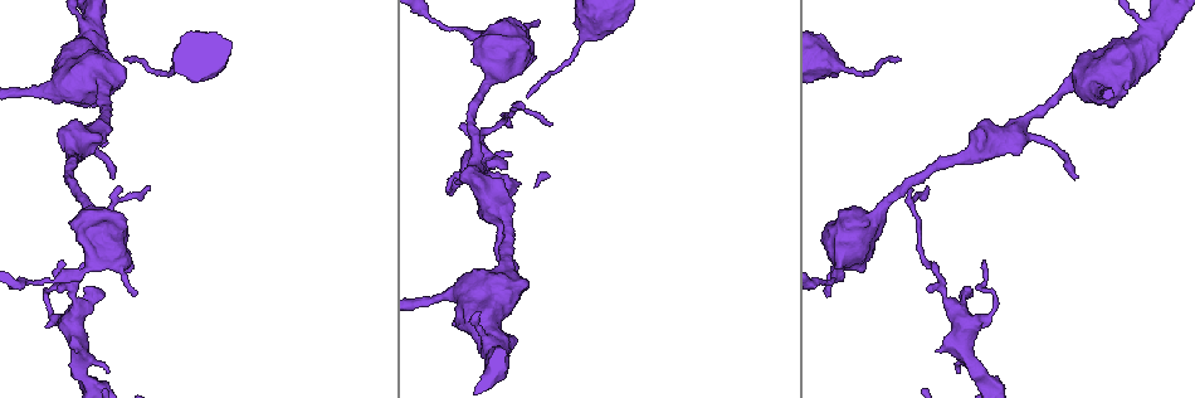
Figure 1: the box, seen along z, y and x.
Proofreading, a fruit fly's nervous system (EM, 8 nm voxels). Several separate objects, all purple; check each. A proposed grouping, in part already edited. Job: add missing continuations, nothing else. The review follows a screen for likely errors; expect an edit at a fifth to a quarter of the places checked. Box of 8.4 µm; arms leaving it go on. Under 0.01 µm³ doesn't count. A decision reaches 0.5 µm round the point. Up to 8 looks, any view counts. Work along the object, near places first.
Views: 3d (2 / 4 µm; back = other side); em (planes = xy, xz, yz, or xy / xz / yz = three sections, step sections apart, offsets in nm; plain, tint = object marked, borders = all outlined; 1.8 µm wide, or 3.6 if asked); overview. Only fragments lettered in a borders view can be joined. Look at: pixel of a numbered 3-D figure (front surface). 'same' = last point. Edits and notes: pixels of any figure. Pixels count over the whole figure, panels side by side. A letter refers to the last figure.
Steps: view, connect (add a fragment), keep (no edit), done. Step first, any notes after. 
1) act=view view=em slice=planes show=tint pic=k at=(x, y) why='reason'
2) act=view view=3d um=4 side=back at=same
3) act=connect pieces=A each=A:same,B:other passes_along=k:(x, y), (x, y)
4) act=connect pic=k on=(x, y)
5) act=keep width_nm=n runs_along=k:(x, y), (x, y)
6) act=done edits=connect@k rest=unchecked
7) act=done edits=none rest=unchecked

act=view view=em slice=xy step=8 show=tint pic=1 at=(549, 126) why='end of a long branch'

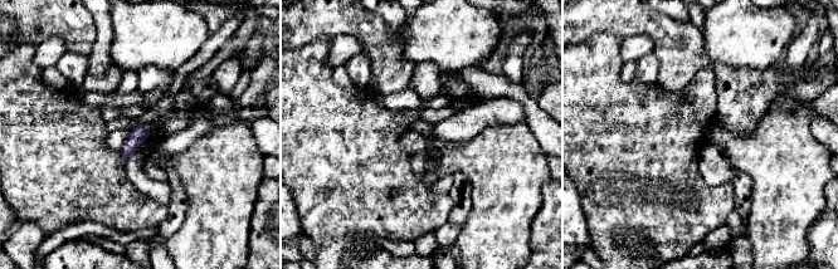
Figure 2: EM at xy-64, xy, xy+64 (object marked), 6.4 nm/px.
act=view view=em slice=planes show=borders at=same why='another direction'

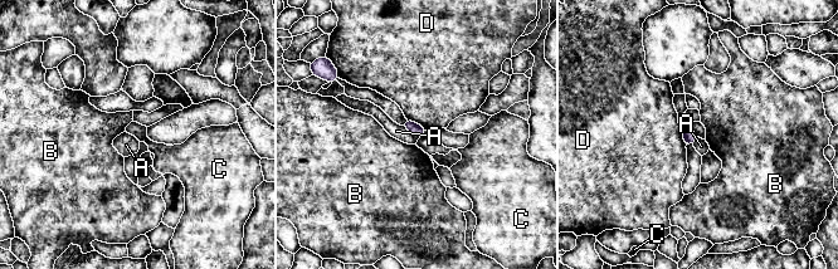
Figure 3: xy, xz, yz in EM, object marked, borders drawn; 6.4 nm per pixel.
act=keep each=A:other,B:other,C:other,D:other border=3:(402, 126), (419, 137) found='no lettered fragment goes on from it'

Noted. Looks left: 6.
act=view view=em slice=xz step=16 show=borders pic=1 at=(861, 271) why='free end'

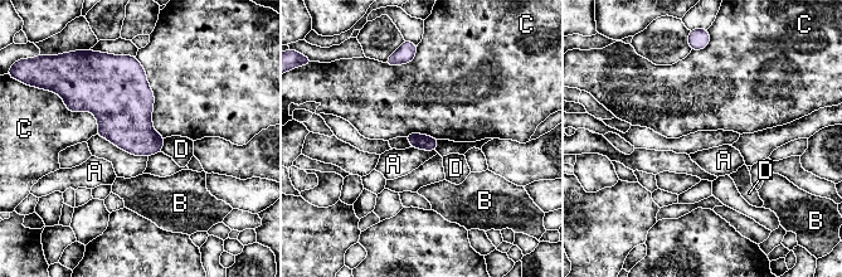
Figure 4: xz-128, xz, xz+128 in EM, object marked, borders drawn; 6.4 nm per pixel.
act=view view=em slice=planes show=borders at=same why='another direction'

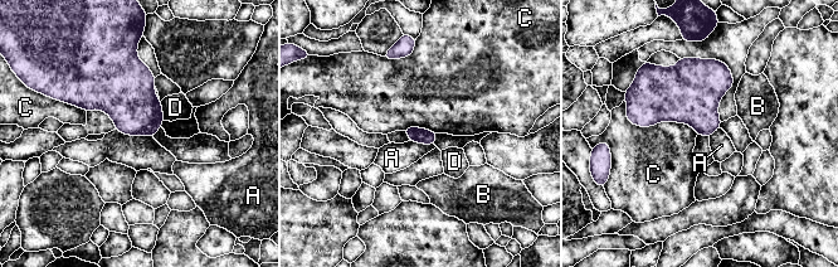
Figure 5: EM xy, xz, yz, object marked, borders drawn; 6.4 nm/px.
act=keep each=A:other,B:other,C:other,D:other border=5:(625, 98), (633, 124), (697, 134) found='none of them fits'

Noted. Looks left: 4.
act=view view=3d um=2 side=back pic=1 at=(84, 290)

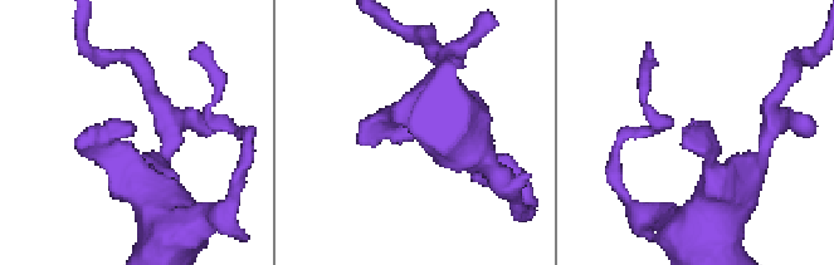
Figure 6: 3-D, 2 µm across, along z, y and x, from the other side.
act=view view=em slice=planes show=borders pic=6 at=(687, 128) why='need the tissue'

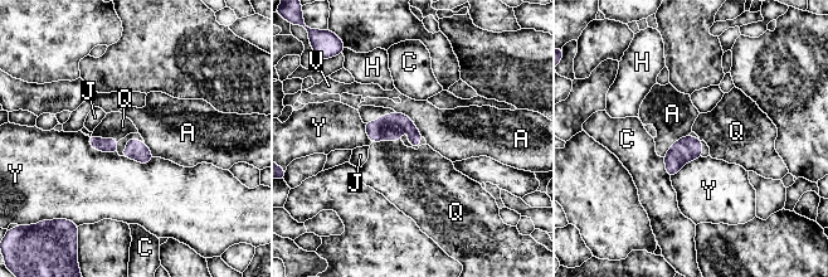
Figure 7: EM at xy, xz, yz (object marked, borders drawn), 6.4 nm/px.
act=connect pieces=Q width_nm=120 longest_contact=A:240nm each=A:other,C:other,H:other,J:other,Q:same,V:other,Y:other found='it goes on there'

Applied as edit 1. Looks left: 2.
act=done edits=connect@7 rest=unchecked

